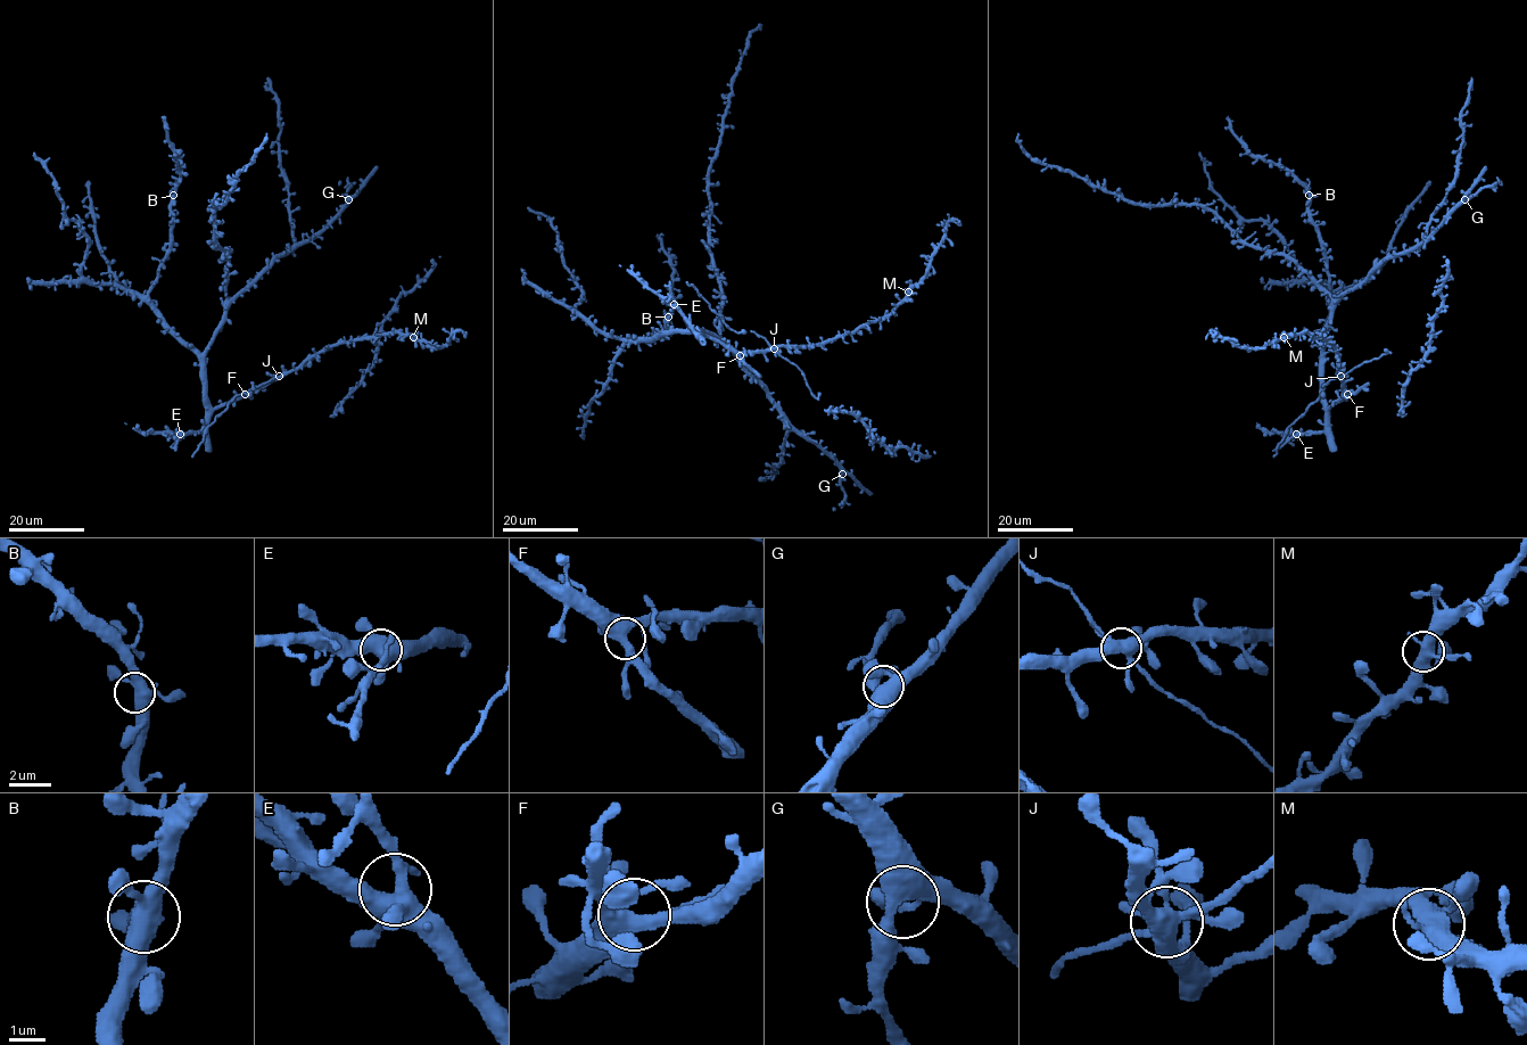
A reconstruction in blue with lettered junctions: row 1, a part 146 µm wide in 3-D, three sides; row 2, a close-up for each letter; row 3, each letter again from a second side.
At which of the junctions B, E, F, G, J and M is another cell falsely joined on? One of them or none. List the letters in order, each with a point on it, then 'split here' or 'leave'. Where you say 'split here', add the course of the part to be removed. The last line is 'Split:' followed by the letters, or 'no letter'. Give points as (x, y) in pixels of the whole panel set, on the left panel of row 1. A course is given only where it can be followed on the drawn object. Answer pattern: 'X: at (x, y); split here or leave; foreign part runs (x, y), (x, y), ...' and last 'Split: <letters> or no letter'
B: at (173, 195); leave
E: at (180, 434); leave
F: at (245, 394); leave
G: at (348, 199); leave
J: at (279, 376); leave
M: at (413, 337); leave
Split: no letter

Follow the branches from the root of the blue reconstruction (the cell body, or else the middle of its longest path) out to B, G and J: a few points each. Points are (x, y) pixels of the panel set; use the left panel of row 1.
B: (211, 339), (200, 354), (165, 322), (149, 298), (148, 290), (170, 247), (173, 195)
G: (211, 339), (224, 309), (277, 257), (318, 233), (348, 199)
J: (211, 339), (205, 356), (205, 383), (207, 402), (213, 408), (264, 387), (279, 377)

